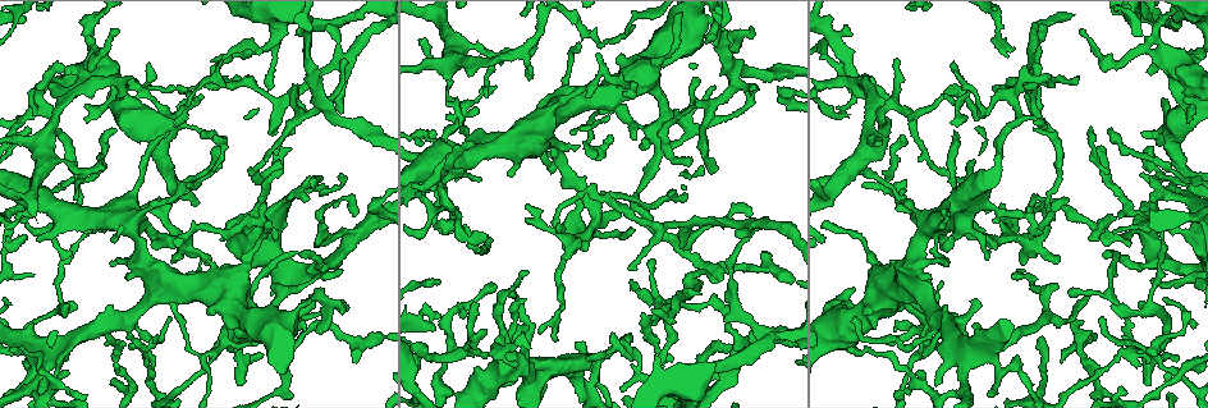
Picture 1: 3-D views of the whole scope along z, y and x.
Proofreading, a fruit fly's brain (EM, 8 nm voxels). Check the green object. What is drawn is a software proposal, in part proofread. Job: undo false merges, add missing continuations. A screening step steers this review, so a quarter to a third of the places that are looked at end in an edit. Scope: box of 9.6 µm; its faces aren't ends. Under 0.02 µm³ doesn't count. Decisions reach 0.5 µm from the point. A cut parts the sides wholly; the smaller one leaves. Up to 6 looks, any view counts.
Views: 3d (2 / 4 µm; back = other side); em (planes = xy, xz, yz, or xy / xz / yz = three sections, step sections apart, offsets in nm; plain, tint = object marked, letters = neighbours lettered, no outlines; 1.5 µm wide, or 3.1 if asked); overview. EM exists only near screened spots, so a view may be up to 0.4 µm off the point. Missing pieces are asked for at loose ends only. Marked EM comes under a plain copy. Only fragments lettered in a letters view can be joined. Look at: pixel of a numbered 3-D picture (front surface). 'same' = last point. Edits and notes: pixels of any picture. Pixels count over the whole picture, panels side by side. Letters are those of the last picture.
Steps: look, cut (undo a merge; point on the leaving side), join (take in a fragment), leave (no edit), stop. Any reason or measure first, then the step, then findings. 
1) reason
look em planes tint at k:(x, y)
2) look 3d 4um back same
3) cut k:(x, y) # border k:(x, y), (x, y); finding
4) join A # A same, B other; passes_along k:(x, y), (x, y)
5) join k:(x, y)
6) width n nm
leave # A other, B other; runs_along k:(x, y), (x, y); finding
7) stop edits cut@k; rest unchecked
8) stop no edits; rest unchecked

thin neck
look 3d 2um at 1:(33, 369)

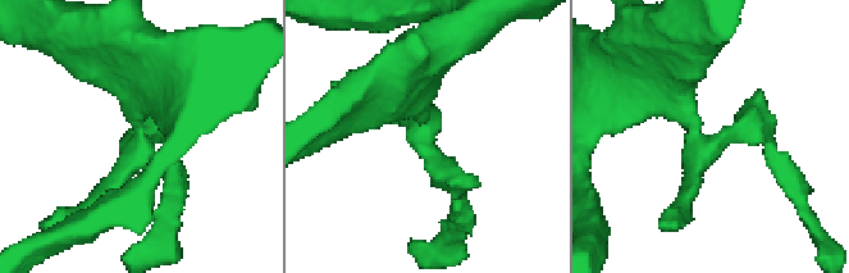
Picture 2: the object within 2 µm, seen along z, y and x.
look em yz step 8 letters at 2:(134, 131)

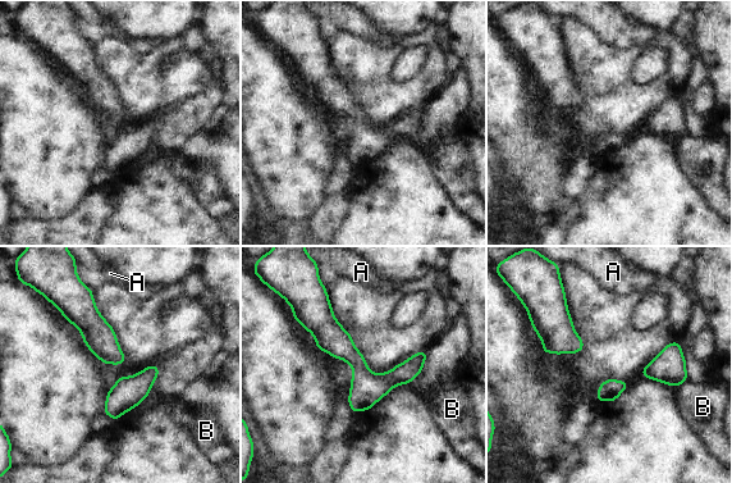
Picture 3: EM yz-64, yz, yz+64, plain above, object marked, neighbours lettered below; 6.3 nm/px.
cut it another way
look em planes letters same

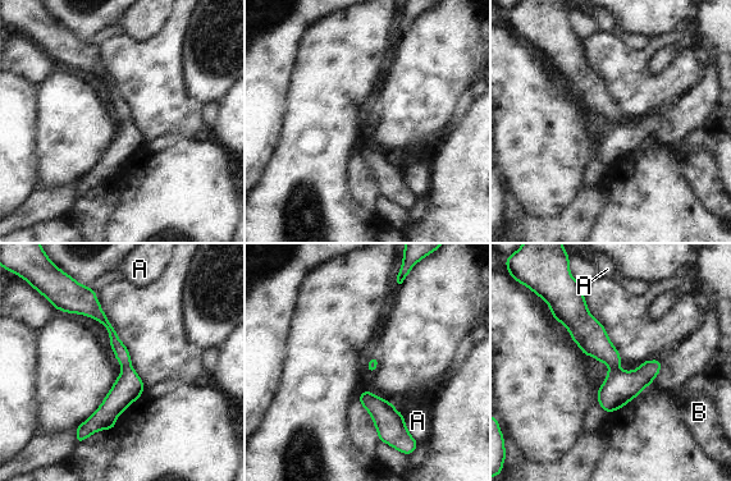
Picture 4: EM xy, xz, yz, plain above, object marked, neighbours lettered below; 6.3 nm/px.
leave # A other, B other; continuous, no second neuron

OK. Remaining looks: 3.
three-way junction
look em planes letters at 1:(831, 187)

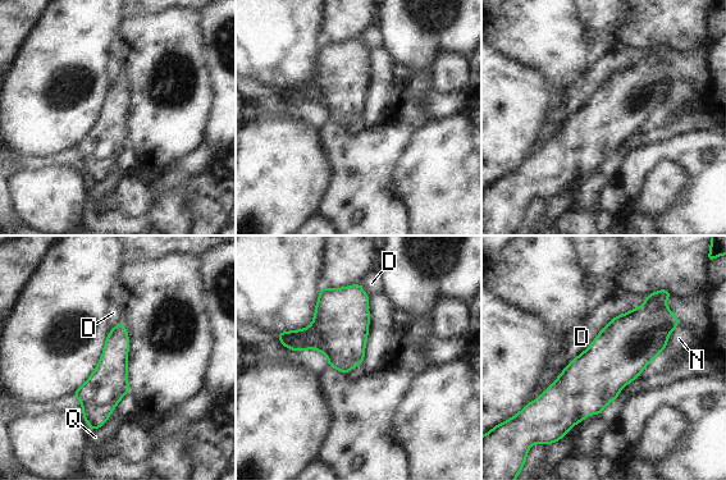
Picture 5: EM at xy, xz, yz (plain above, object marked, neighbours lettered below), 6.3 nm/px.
leave # D other, N other, Q other; border 5:(647, 296), (616, 315), (528, 403); one neuron here

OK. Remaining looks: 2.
branch stops here
look 3d 2um at 1:(215, 136)

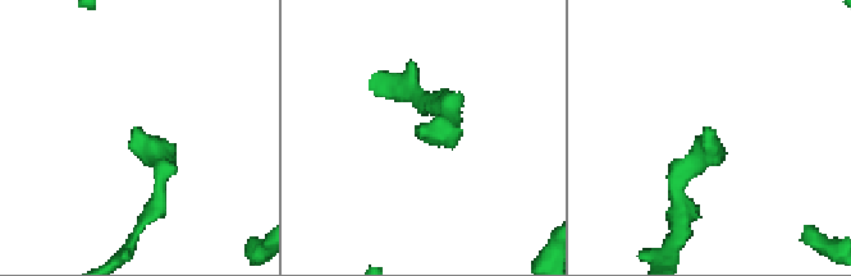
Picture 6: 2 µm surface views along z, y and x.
look em planes letters at 6:(423, 127)

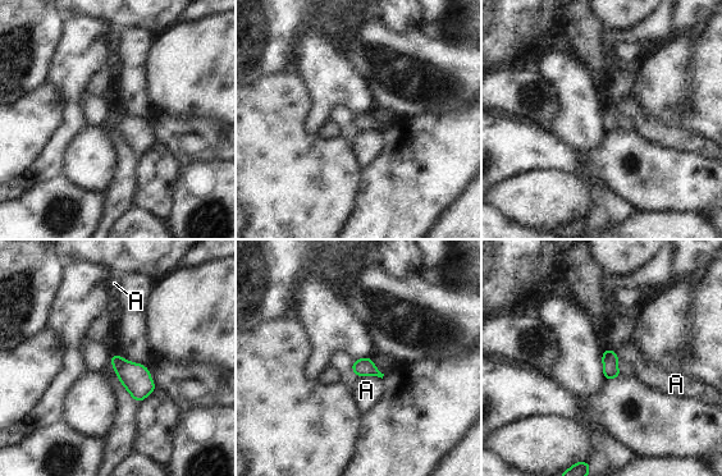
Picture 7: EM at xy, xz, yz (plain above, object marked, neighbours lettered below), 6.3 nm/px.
leave # A other; none of them fits

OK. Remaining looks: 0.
stop no edits; rest unchecked

